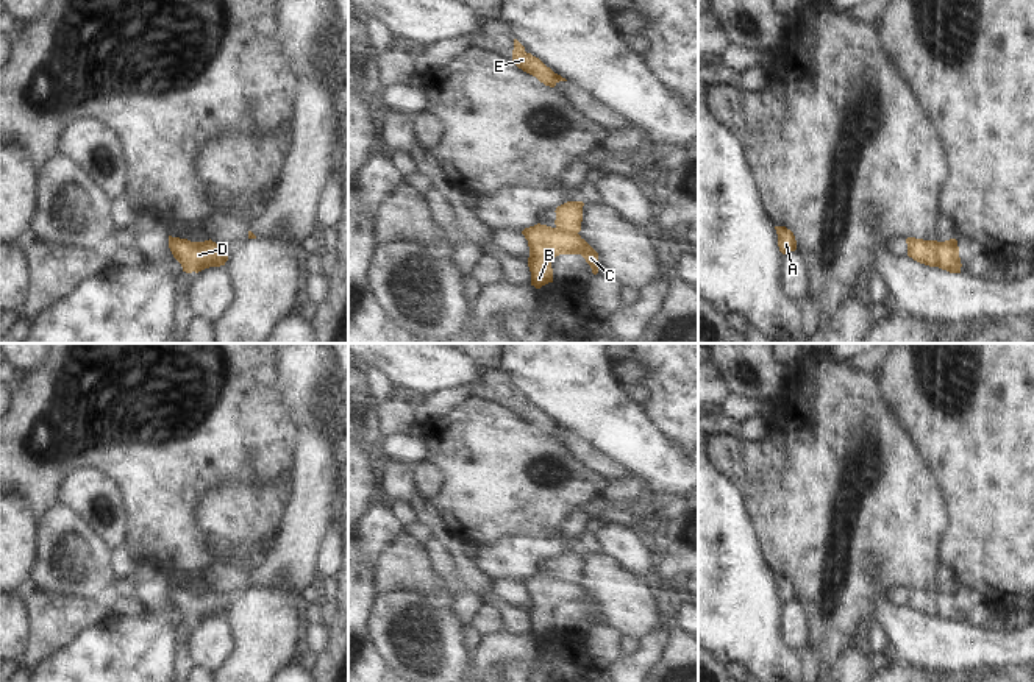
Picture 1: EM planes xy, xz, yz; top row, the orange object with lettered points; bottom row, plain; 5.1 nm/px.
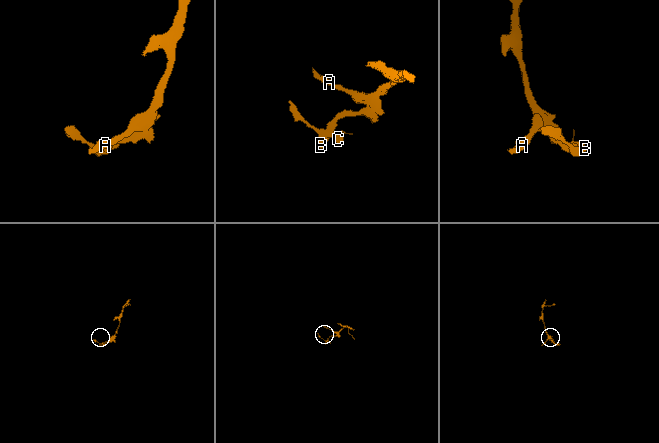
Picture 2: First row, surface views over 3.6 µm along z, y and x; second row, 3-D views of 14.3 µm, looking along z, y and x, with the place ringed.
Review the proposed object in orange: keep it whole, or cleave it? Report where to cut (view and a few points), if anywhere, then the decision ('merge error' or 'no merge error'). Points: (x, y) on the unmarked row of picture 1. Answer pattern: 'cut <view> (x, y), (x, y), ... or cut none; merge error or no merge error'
cut yz (936, 592), (937, 615); merge error

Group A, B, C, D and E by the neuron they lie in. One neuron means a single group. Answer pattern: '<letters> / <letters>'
A E / B C D

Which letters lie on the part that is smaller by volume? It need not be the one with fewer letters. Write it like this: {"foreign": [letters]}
{"foreign": ["B", "C", "D"]}

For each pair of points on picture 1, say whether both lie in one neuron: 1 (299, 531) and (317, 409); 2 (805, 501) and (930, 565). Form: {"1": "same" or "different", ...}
{"1": "same", "2": "same"}

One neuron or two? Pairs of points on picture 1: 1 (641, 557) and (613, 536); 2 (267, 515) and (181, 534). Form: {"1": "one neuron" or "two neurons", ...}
{"1": "one neuron", "2": "two neurons"}

